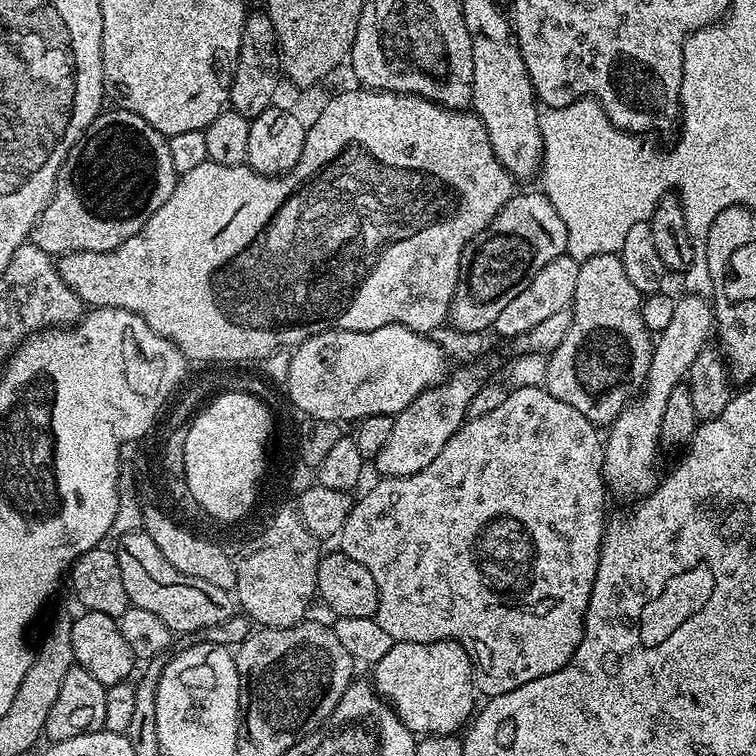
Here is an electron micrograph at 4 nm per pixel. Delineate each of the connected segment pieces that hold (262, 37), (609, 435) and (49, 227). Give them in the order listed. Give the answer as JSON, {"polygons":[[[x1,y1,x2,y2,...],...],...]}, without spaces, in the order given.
{"polygons":[[[263,11,247,17,242,30,242,46,232,69,232,89,228,91,228,104,231,111,249,118,262,114,273,107,276,87,282,81,280,47,274,34,274,26]],[[684,294,684,297,679,297,666,330,662,330,655,337,643,388,640,389,636,399,620,411,618,418,613,420,607,429,604,440,604,483,611,491,613,488,620,496,643,498,656,487,658,476,652,473,652,463,656,460,656,444,661,443,660,431,662,430,662,418,666,414,666,402,670,402,670,393,674,390,674,386,678,386,687,377,694,358,698,358,701,350,711,341,708,339,713,339,713,336,713,305,702,296]],[[124,108,111,111,101,111,70,150,56,179,56,189,32,227,31,243,37,244,53,258,68,252,109,252,122,246,122,242,138,234,150,214,154,214,154,210,158,210,158,206,162,206,166,198,174,194,178,174,170,159,168,137,154,130,154,126,150,126,150,122,138,114]]]}

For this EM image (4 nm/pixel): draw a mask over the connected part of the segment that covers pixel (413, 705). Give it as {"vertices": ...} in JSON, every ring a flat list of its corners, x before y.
{"vertices":[[439,640,425,644,422,642,396,642,371,670,373,670,371,679,374,681,376,691,395,708,400,721,414,734,451,736,459,733,474,715,472,663,466,650,458,642,453,640]]}

